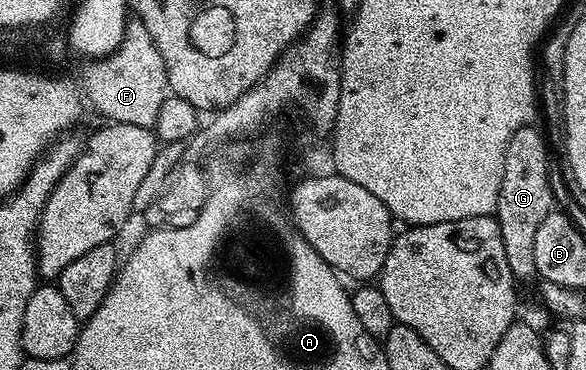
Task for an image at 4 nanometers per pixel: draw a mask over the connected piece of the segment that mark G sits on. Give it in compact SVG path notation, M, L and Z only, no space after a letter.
M520 127L511 137L511 141L507 141L507 153L503 161L503 185L499 185L499 201L495 212L499 233L503 233L507 265L511 265L511 273L521 281L537 275L535 233L539 230L543 217L547 217L547 213L555 207L551 185L548 183L551 158L545 148L547 139L535 127Z

